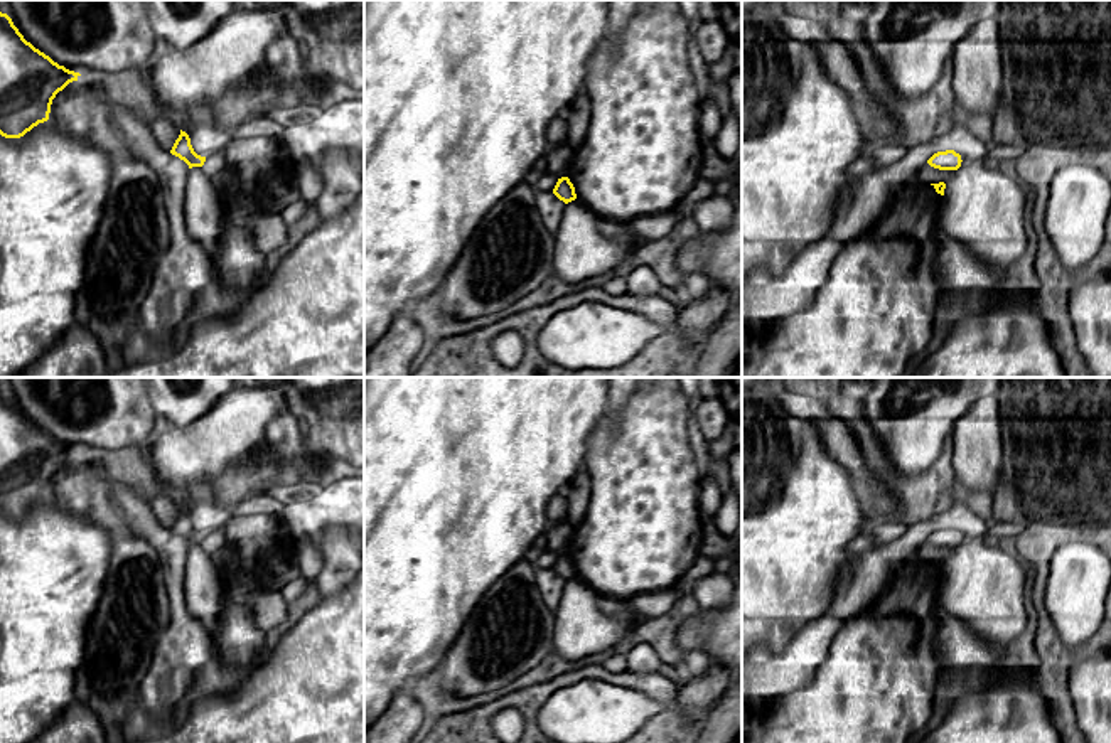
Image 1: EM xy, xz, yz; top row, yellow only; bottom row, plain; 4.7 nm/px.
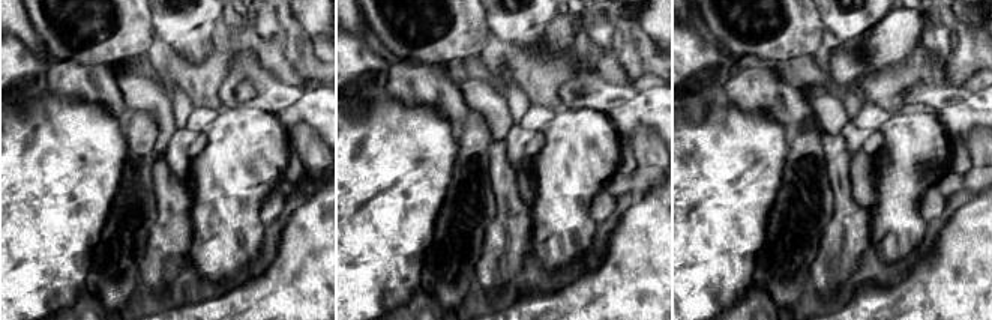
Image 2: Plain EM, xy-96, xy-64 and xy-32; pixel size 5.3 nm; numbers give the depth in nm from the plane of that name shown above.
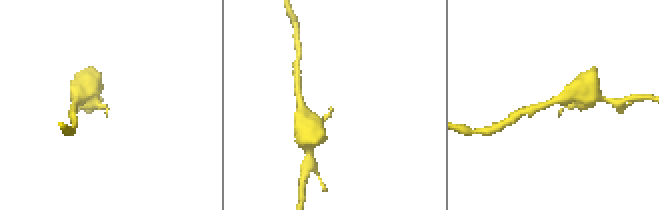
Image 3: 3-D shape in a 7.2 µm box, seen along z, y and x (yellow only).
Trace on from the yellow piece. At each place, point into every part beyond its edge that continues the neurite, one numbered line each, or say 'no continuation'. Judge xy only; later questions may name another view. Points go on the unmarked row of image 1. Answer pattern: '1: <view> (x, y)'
no continuation

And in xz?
no continuation

